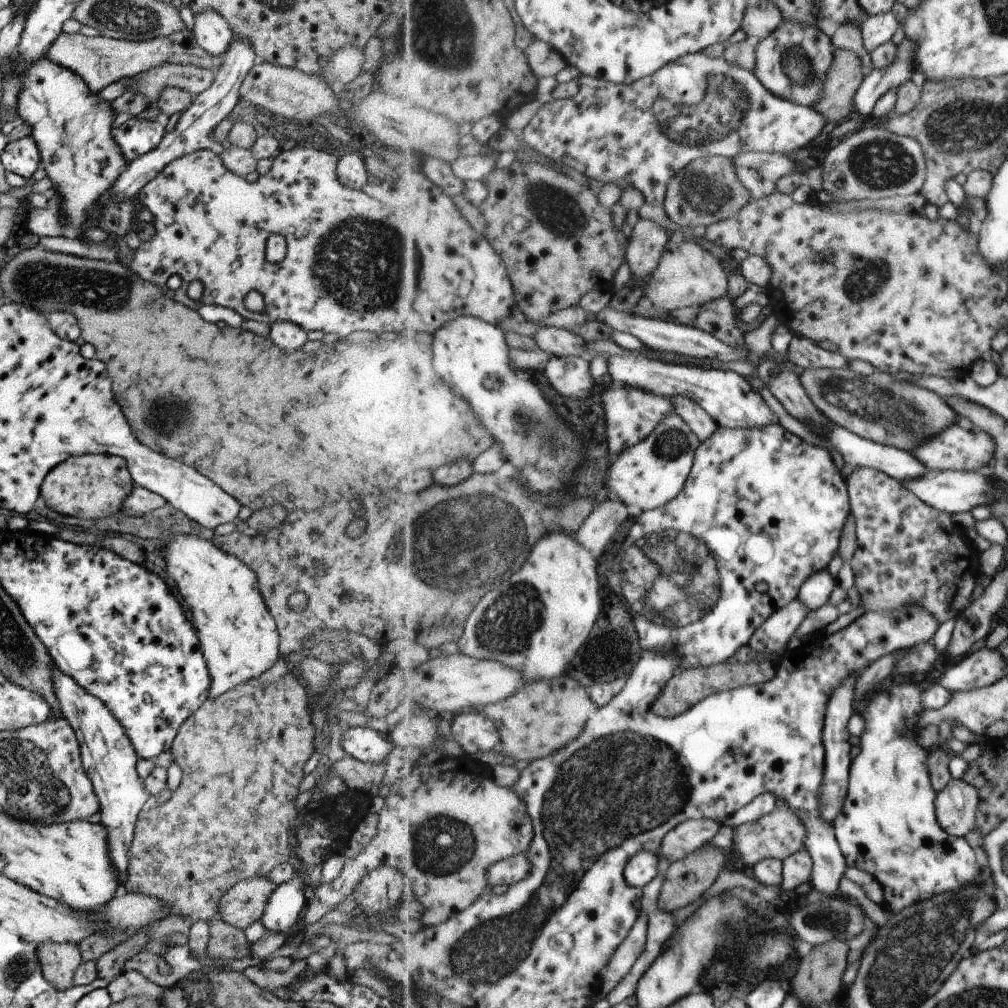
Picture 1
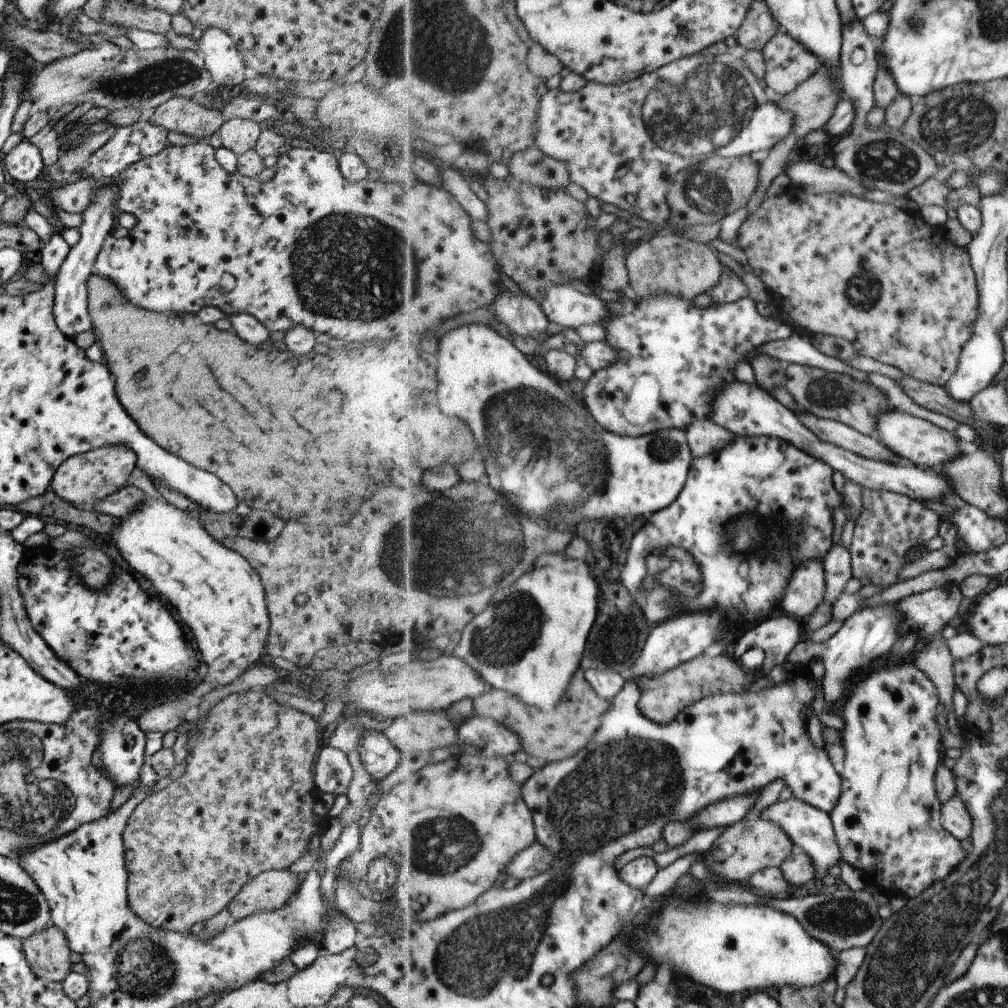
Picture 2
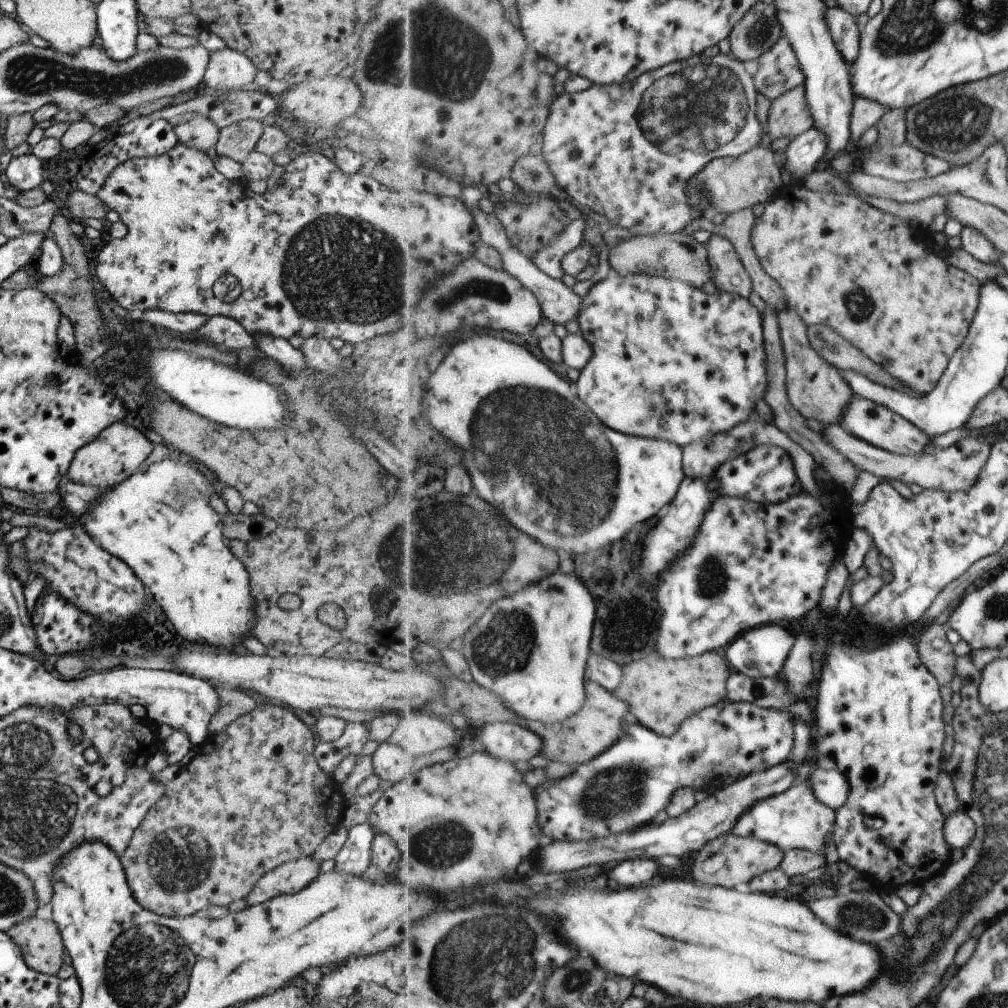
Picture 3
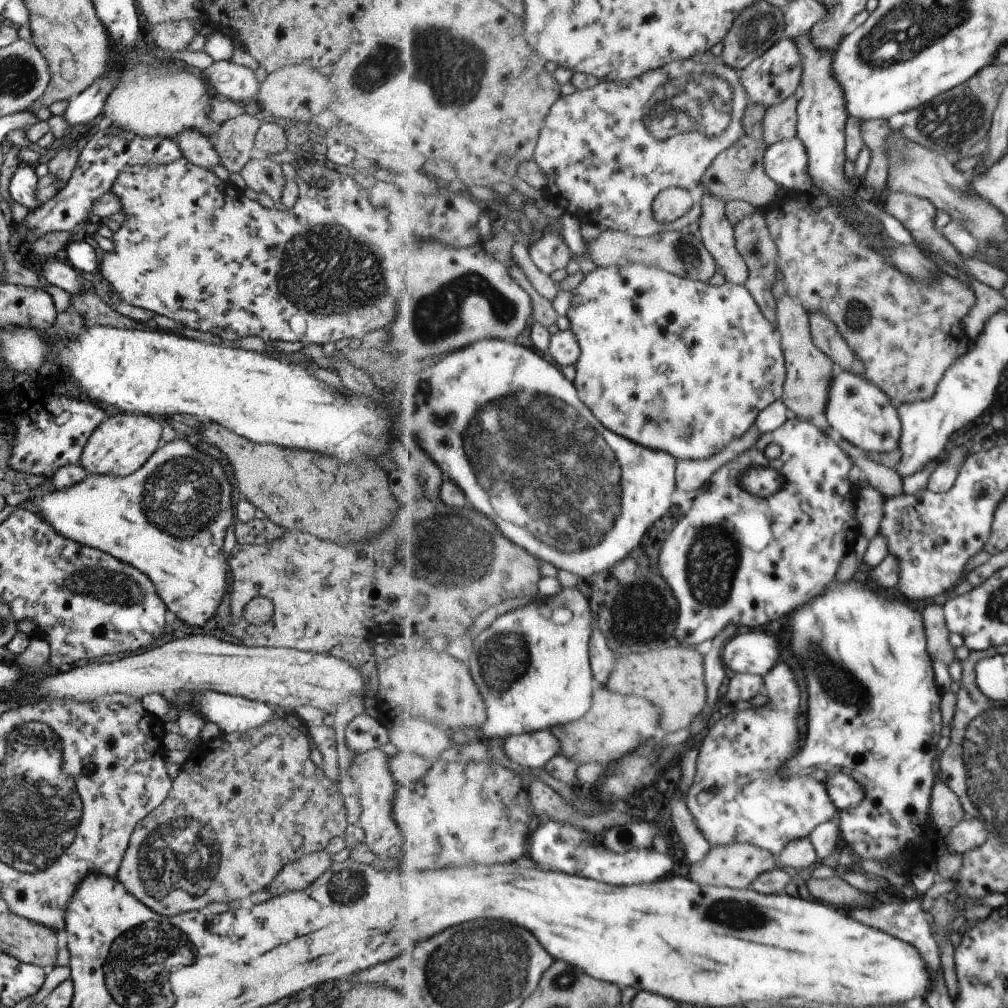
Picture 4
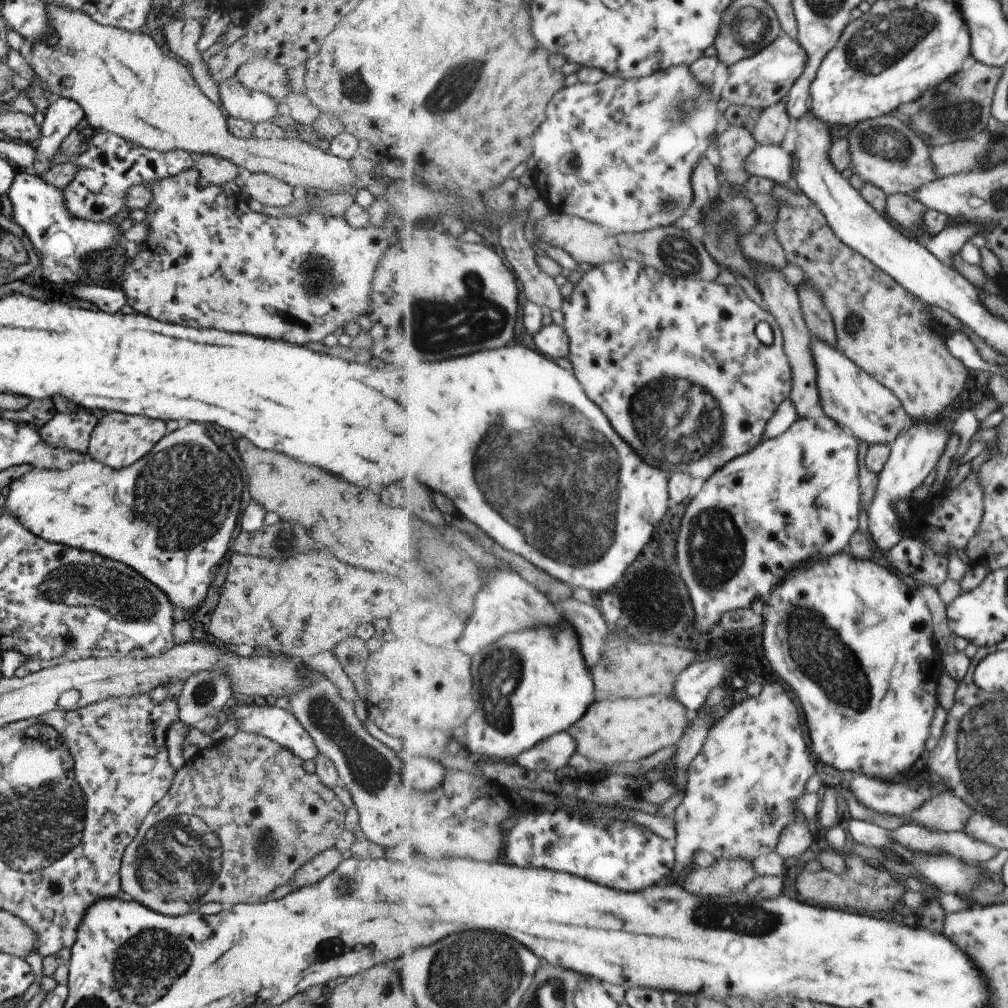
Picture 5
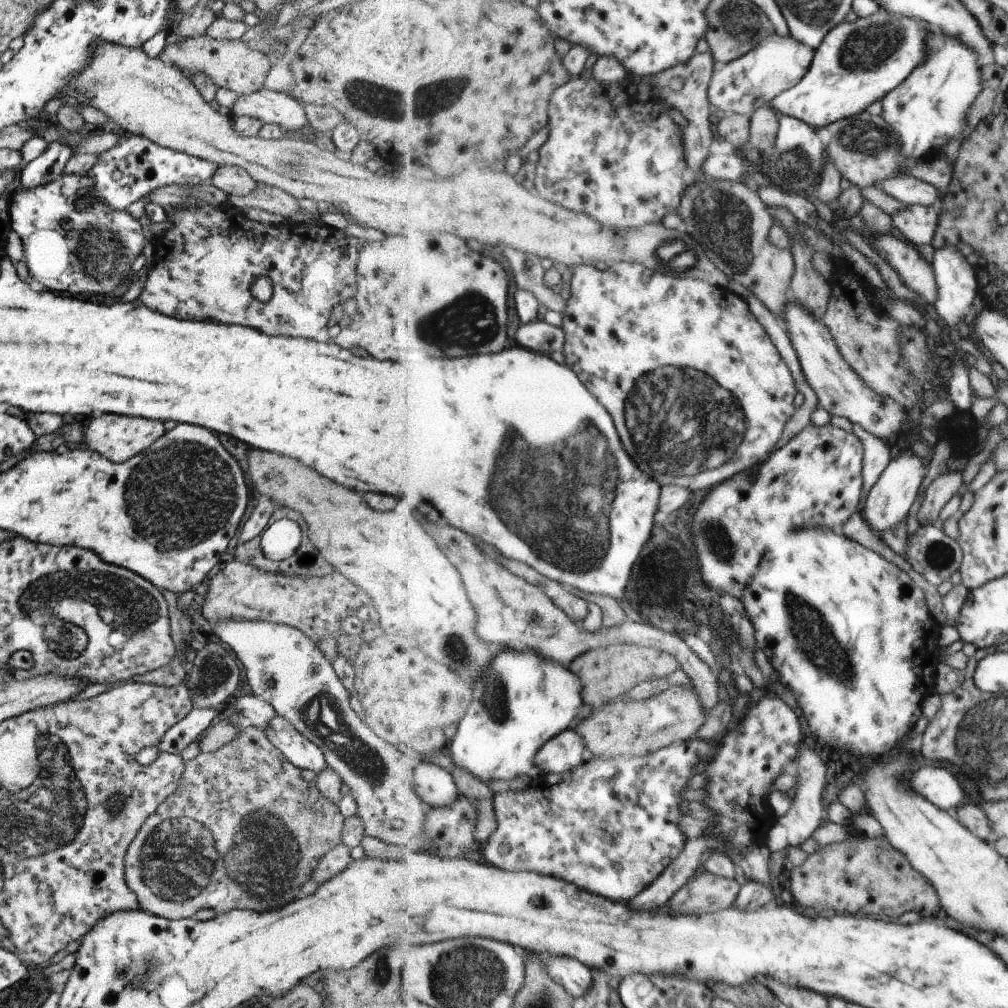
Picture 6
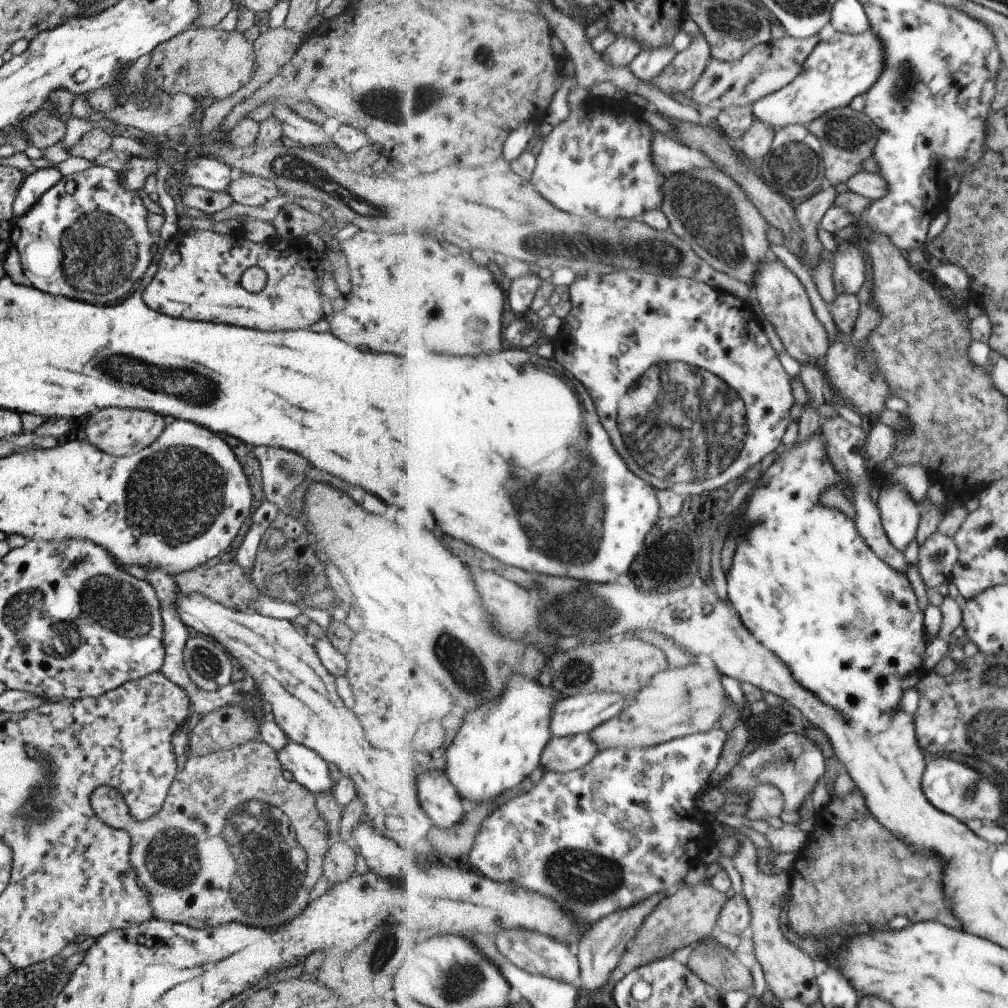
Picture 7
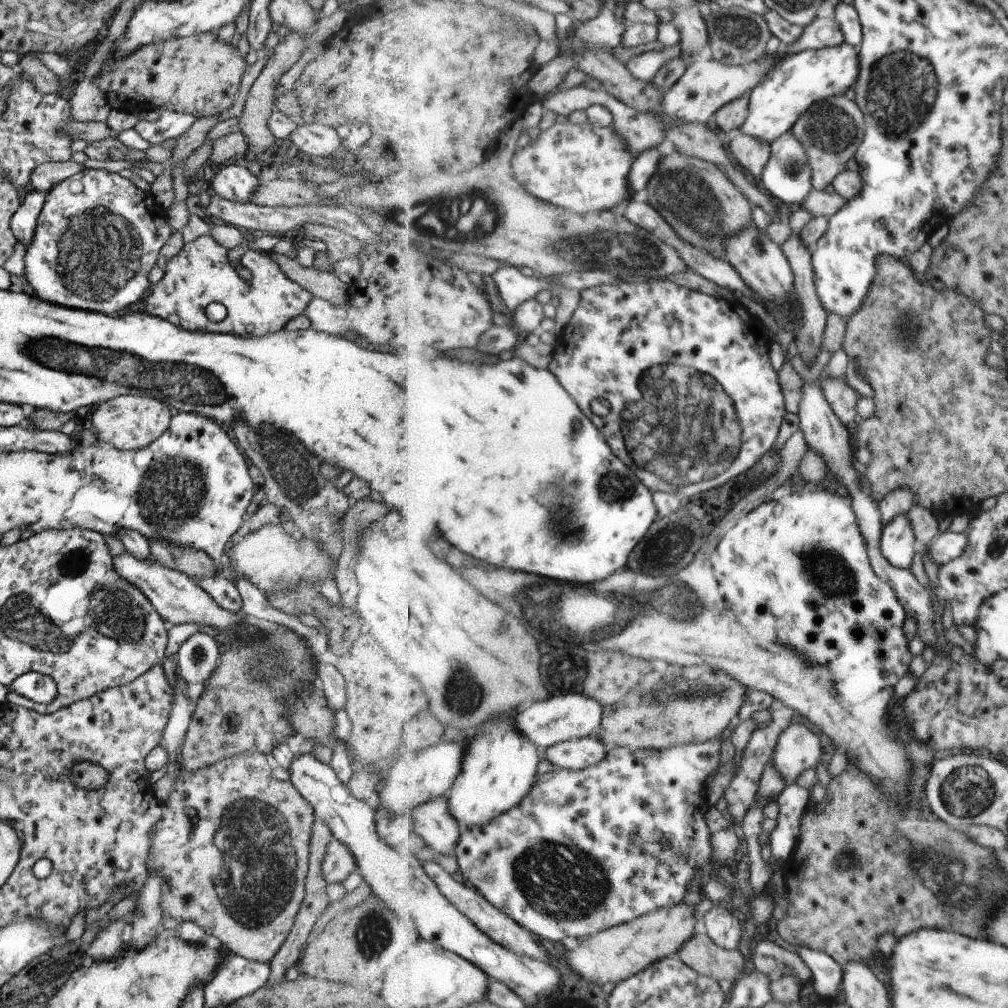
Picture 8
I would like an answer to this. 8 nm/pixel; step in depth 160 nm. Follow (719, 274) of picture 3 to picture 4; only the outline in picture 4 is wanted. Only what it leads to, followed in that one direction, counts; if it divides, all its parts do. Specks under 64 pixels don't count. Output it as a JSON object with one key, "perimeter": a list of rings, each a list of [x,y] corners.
{"perimeter":[[[706,191],[702,196],[703,214],[699,225],[699,236],[714,256],[725,280],[736,285],[745,285],[750,277],[747,261],[739,252],[733,224],[727,220],[725,201],[712,197]]]}

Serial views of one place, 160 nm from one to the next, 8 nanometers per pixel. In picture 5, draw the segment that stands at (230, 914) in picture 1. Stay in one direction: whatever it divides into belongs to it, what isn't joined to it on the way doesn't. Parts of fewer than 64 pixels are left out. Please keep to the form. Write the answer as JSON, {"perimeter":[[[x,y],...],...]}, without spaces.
{"perimeter":[[[331,847],[322,853],[312,856],[307,862],[304,862],[288,880],[289,886],[301,888],[309,884],[319,882],[329,872],[335,870],[335,867],[342,861],[341,853]]]}

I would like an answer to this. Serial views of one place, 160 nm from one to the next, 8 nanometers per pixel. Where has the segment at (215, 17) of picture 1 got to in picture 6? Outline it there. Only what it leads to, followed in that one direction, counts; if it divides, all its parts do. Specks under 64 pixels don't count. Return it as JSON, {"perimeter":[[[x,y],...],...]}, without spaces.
{"perimeter":[[[259,89],[247,95],[237,95],[230,107],[233,116],[259,119],[263,123],[275,123],[283,130],[297,130],[307,124],[302,104],[292,96],[272,89]]]}

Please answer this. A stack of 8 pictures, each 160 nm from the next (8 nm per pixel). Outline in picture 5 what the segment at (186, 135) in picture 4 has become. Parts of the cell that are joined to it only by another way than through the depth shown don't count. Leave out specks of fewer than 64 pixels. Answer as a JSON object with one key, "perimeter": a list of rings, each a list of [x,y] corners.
{"perimeter":[[[210,154],[192,155],[192,166],[200,174],[202,183],[207,185],[223,184],[234,181],[236,174],[241,172],[238,166],[220,156]]]}

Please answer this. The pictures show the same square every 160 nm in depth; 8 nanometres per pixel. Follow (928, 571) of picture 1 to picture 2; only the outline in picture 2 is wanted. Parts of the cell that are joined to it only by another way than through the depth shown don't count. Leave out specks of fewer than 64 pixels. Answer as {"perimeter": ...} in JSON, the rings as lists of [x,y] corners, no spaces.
{"perimeter":[[[863,487],[864,511],[855,522],[850,553],[855,578],[867,577],[882,590],[901,582],[901,568],[907,564],[907,554],[939,534],[943,518],[920,500],[890,490]]]}

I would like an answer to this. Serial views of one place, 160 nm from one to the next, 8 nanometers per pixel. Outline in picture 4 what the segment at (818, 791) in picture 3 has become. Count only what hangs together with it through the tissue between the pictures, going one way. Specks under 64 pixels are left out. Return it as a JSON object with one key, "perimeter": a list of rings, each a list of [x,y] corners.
{"perimeter":[[[845,773],[829,775],[824,784],[839,810],[859,806],[866,795],[865,790],[861,788],[861,784]]]}

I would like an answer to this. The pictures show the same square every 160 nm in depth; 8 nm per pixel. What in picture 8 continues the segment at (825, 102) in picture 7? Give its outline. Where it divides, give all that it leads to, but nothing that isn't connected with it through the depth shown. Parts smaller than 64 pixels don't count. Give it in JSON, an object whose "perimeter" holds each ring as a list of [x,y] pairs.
{"perimeter":[[[847,42],[824,49],[811,49],[789,57],[784,46],[779,51],[784,59],[774,65],[774,70],[750,95],[750,115],[741,132],[770,142],[792,130],[816,103],[832,97],[839,97],[849,88],[857,88],[862,60],[859,50]]]}

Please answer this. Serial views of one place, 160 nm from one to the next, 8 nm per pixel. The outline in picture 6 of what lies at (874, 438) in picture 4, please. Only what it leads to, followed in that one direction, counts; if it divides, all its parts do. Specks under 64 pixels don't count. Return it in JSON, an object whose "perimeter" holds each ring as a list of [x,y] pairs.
{"perimeter":[[[790,300],[784,315],[788,331],[793,337],[801,366],[804,368],[807,380],[812,384],[817,396],[819,406],[830,415],[844,416],[855,425],[862,426],[867,432],[883,440],[891,440],[907,427],[907,410],[893,397],[883,396],[859,376],[857,371],[843,356],[833,333],[823,320],[816,319],[798,301]]]}

